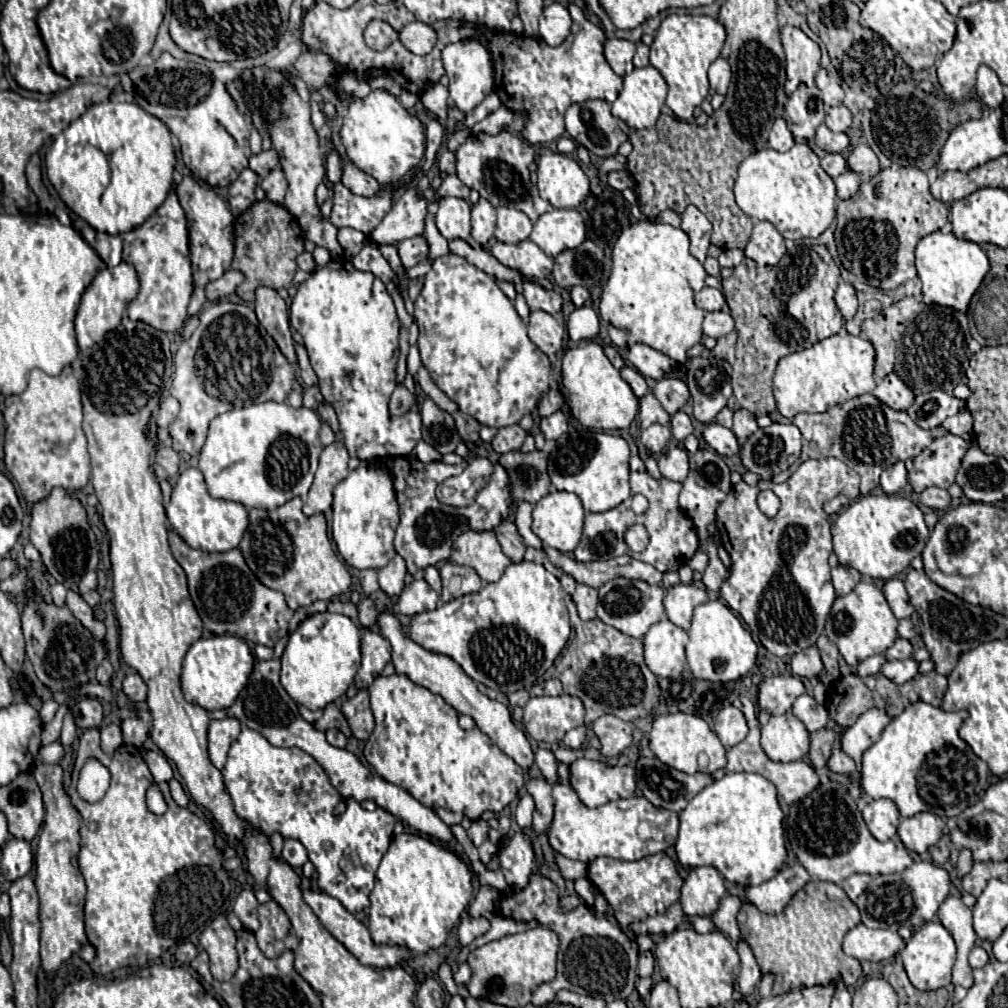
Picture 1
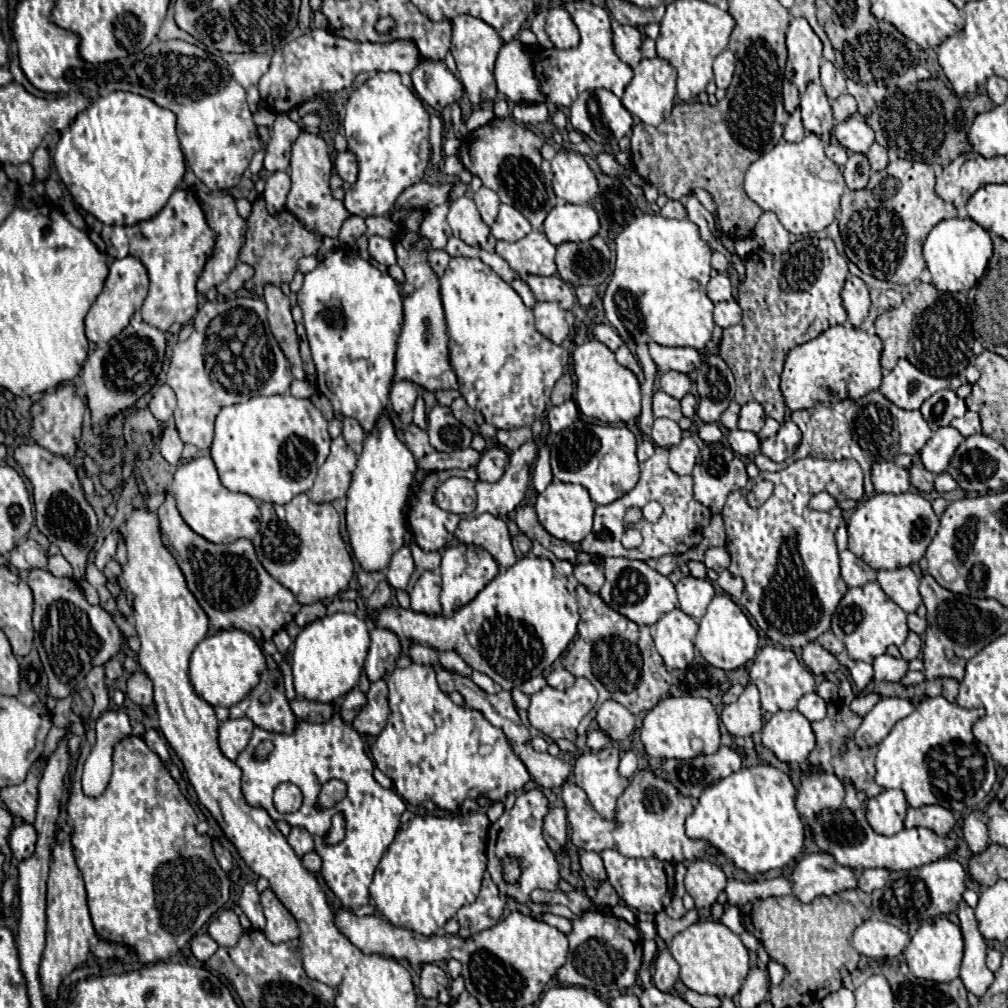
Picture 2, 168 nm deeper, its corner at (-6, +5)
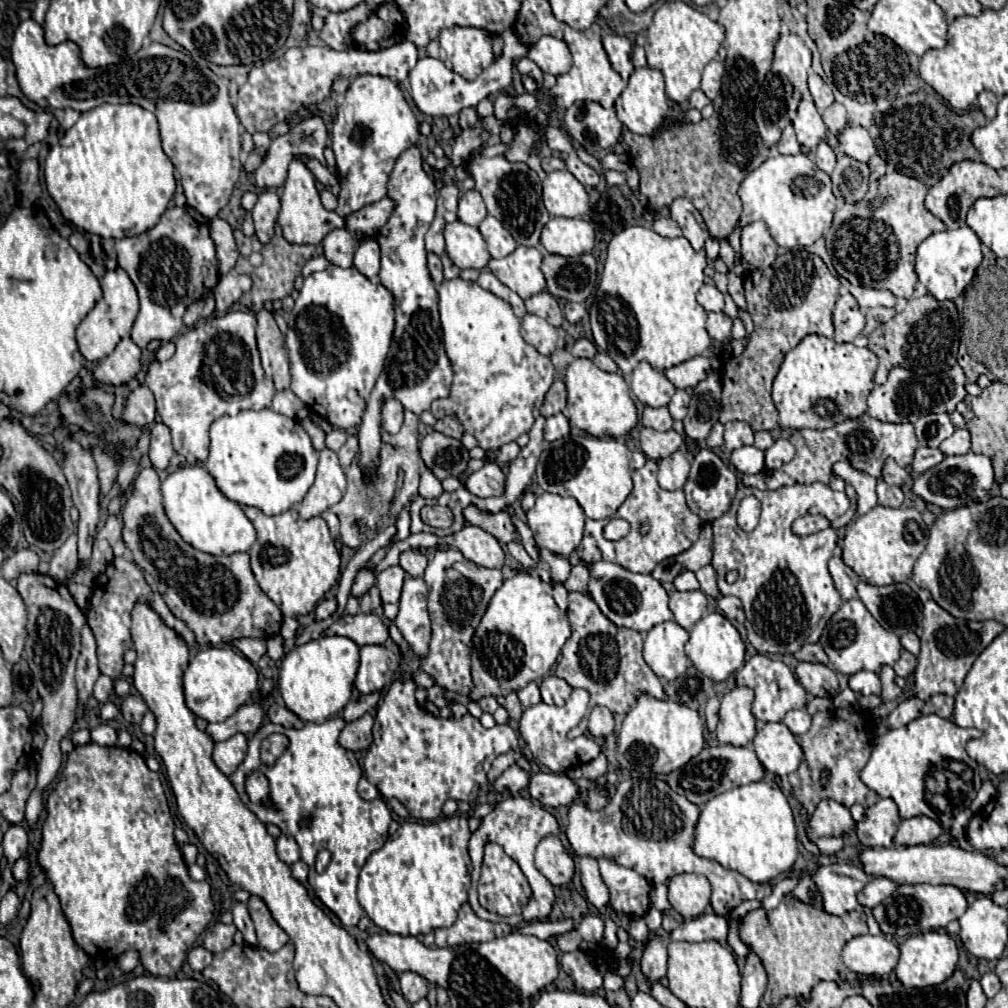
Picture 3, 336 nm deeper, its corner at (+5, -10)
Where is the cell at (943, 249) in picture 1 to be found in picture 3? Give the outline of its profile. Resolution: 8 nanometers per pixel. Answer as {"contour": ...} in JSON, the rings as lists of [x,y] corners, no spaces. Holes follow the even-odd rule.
{"contour":[[[959,227],[955,231],[941,231],[929,235],[919,247],[917,247],[917,259],[915,259],[915,273],[919,281],[929,289],[929,293],[937,301],[951,299],[955,301],[963,289],[971,283],[975,269],[981,263],[981,241],[979,237],[967,227]]]}

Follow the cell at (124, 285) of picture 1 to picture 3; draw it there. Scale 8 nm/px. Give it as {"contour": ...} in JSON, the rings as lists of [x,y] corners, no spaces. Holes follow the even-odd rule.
{"contour":[[[119,267],[105,273],[105,277],[101,279],[101,287],[103,287],[101,301],[93,307],[93,311],[89,311],[89,315],[77,327],[79,351],[87,361],[99,361],[99,359],[107,357],[115,349],[115,345],[125,335],[131,333],[131,325],[139,311],[139,299],[137,299],[135,285],[131,283],[129,275],[125,271],[121,271]]]}

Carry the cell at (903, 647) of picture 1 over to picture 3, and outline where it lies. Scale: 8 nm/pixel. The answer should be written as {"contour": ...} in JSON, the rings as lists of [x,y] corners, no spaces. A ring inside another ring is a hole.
{"contour":[[[901,651],[901,657],[899,657],[899,661],[893,665],[893,669],[895,669],[895,673],[899,675],[899,677],[909,677],[911,673],[913,673],[913,669],[915,669],[915,665],[917,665],[917,659],[915,659],[915,655],[911,655],[909,651]]]}

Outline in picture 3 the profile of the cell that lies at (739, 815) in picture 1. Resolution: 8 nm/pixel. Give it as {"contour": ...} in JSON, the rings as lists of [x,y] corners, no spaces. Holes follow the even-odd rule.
{"contour":[[[773,781],[741,785],[713,797],[701,807],[693,851],[745,875],[753,883],[769,883],[789,871],[797,859],[797,831],[787,797]]]}

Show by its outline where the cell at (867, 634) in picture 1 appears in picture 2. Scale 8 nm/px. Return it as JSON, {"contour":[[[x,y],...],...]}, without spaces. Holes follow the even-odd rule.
{"contour":[[[868,582],[862,588],[850,588],[840,600],[836,614],[832,616],[832,632],[846,644],[848,656],[852,660],[872,662],[876,656],[884,654],[890,644],[902,646],[908,636],[906,612],[888,600],[884,590],[876,582]]]}

